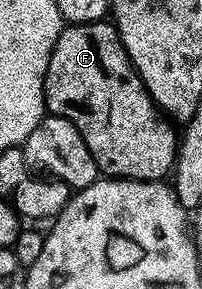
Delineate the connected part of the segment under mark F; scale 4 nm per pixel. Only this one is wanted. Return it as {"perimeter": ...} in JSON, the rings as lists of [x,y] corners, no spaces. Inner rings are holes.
{"perimeter":[[[112,21],[73,22],[62,29],[59,40],[55,40],[55,48],[51,52],[51,60],[47,64],[47,72],[45,73],[45,109],[52,117],[71,120],[71,124],[75,124],[75,128],[79,128],[79,136],[83,136],[98,171],[102,175],[110,178],[130,178],[136,182],[159,182],[166,177],[164,174],[168,170],[170,173],[174,169],[179,149],[178,131],[173,131],[175,129],[174,123],[166,115],[162,114],[161,109],[153,103],[153,97],[149,95],[147,88],[141,83],[141,77],[131,64],[131,60],[121,43],[121,37],[117,35],[117,28]]]}

